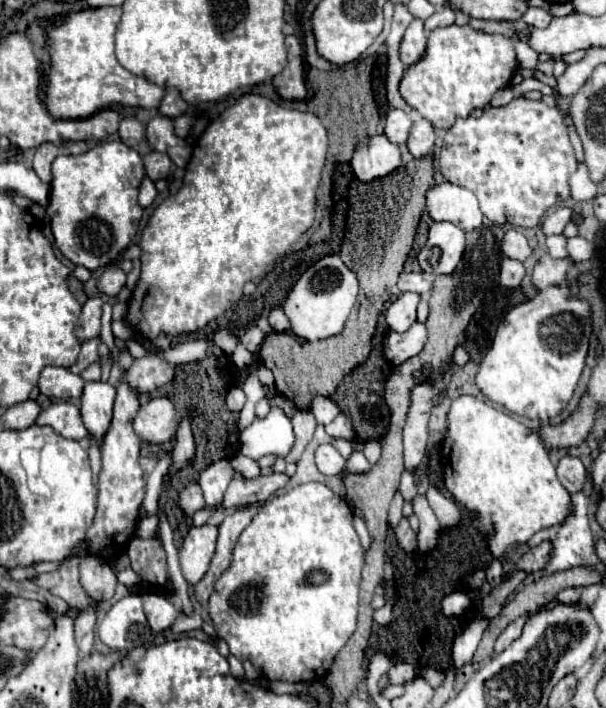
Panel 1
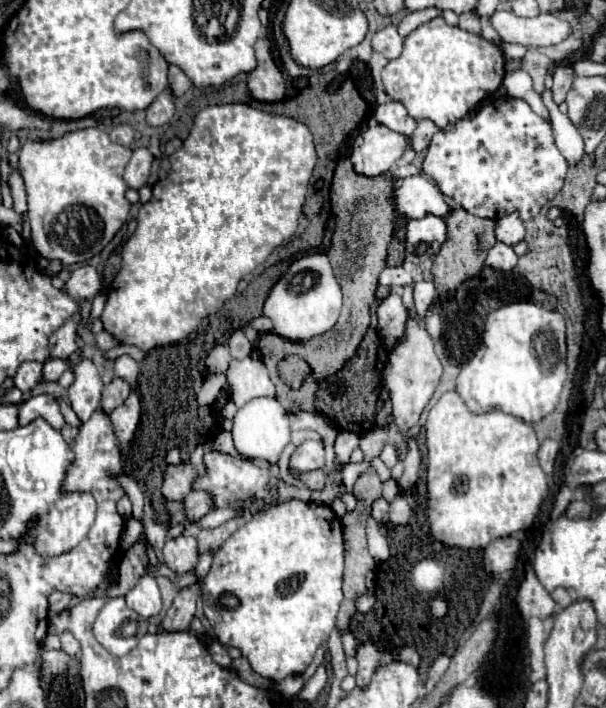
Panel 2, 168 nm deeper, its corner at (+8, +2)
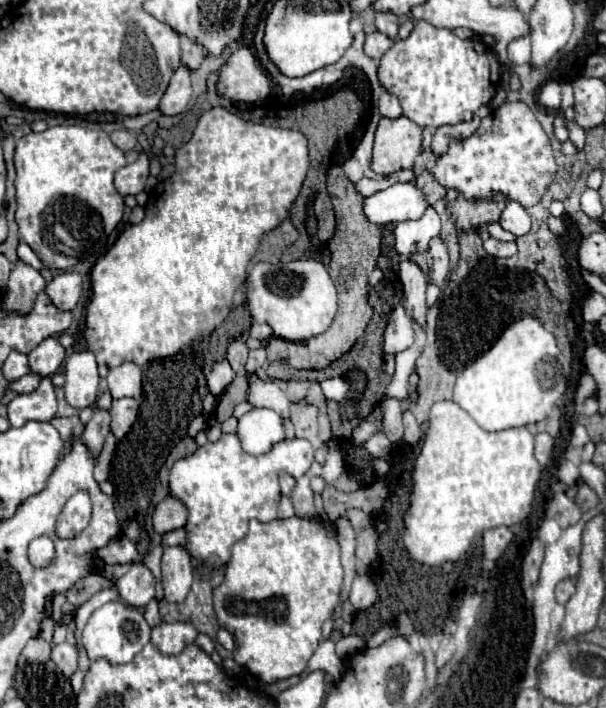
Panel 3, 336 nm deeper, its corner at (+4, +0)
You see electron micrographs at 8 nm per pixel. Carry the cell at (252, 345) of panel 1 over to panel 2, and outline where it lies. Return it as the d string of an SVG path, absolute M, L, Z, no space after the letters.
M236 330L236 332L230 336L228 346L230 346L230 354L232 354L232 358L238 358L238 360L250 356L250 352L252 352L252 344L248 342L248 338L244 336L242 330Z

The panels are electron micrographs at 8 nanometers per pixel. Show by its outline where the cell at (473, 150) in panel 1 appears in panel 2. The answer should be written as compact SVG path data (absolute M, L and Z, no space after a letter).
M500 98L482 106L474 118L464 118L438 130L428 146L422 170L448 198L478 218L498 220L516 212L520 220L532 220L562 190L568 164L554 146L552 124L548 120L538 116L524 100Z

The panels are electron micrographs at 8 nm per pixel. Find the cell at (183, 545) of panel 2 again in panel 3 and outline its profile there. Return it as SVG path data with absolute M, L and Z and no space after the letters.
M182 546L164 548L162 554L162 588L168 602L184 602L192 586L192 562Z

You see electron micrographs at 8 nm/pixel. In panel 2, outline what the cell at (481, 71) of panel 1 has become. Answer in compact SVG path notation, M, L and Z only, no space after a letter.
M442 16L418 26L406 36L400 58L390 60L382 70L386 94L402 102L414 120L428 118L438 128L462 120L484 98L494 94L504 76L506 60L500 46L488 42L480 34L470 34L458 26L450 26Z

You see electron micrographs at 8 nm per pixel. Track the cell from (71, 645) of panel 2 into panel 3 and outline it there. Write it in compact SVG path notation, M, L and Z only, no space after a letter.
M62 642L62 644L56 644L52 646L52 654L50 654L50 660L58 666L58 670L64 674L66 680L70 680L70 676L76 672L78 668L78 652L74 646Z

